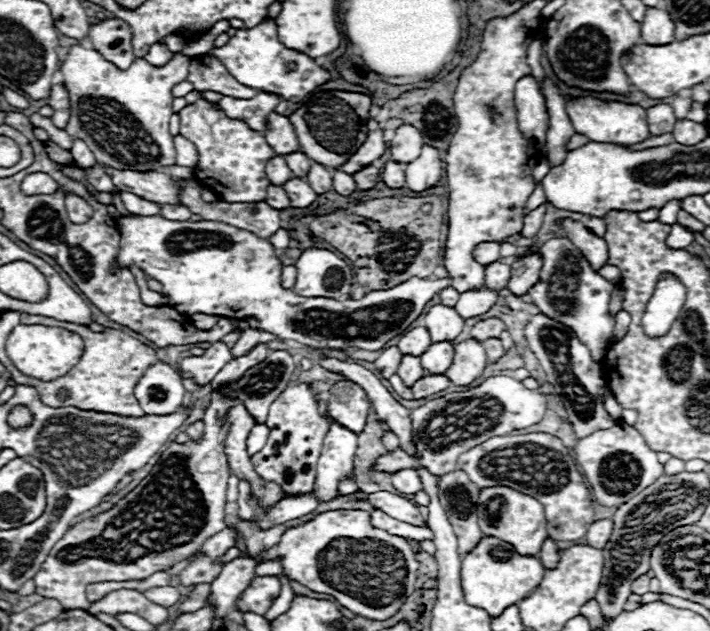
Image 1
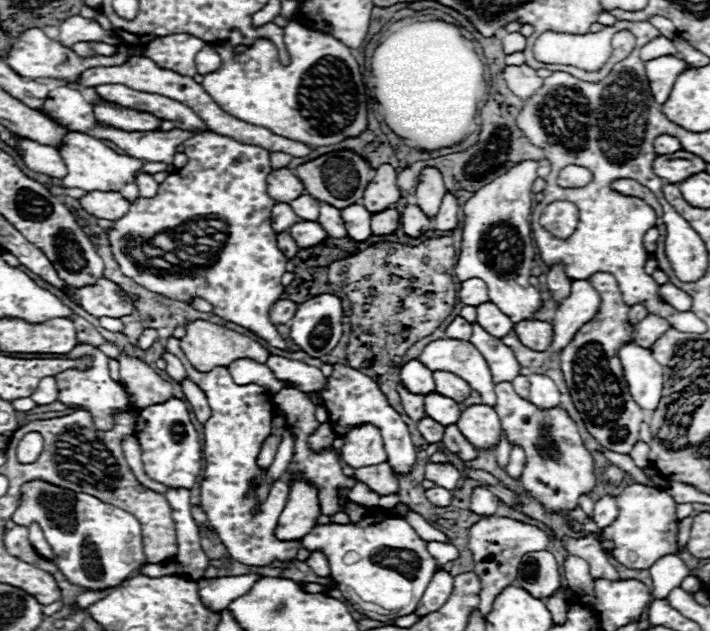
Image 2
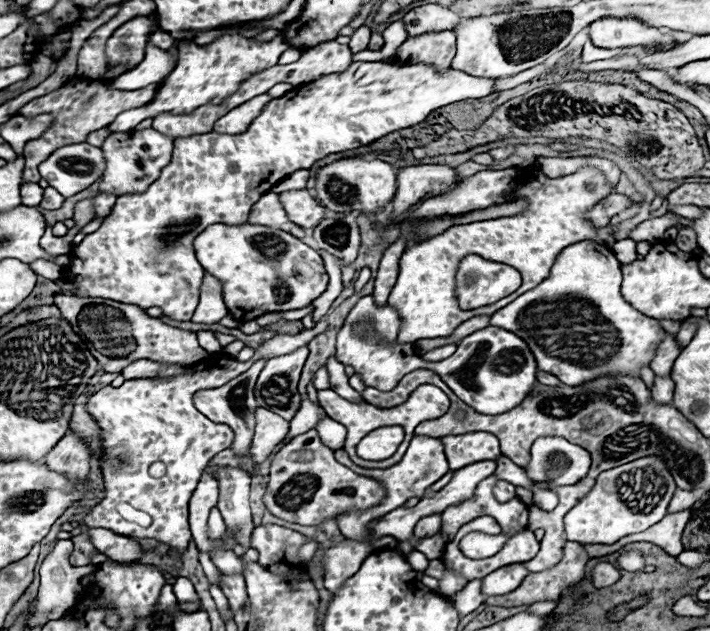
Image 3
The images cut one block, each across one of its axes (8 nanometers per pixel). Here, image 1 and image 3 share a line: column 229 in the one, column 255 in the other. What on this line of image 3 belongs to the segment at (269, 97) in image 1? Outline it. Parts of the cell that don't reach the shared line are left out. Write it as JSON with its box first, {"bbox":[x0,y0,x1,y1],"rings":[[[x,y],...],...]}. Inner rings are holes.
{"bbox":[214,94,270,134],"rings":[[[262,94],[262,96],[256,96],[254,100],[248,100],[246,104],[240,104],[238,108],[230,110],[226,116],[222,116],[220,120],[214,122],[214,132],[218,132],[218,134],[244,132],[246,124],[250,124],[250,120],[254,120],[254,116],[258,116],[258,112],[266,106],[266,100],[270,100],[270,96]]]}

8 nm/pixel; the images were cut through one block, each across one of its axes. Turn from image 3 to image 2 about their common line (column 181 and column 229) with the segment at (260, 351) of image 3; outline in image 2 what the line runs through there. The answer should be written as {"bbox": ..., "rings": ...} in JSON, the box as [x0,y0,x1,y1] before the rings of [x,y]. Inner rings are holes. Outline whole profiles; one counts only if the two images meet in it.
{"bbox":[166,338,300,566],"rings":[[[168,338],[166,352],[176,354],[182,360],[188,378],[194,380],[202,388],[202,392],[206,394],[208,404],[212,408],[212,416],[204,424],[204,462],[206,462],[206,466],[204,466],[202,482],[200,482],[200,508],[206,512],[210,526],[218,532],[218,536],[220,536],[222,544],[228,548],[230,556],[234,556],[234,560],[238,560],[242,564],[248,564],[248,566],[268,566],[274,560],[280,560],[280,562],[282,560],[294,560],[296,552],[300,548],[300,540],[278,540],[276,538],[278,518],[280,518],[280,514],[282,514],[282,510],[284,510],[284,506],[288,502],[288,494],[290,494],[288,484],[282,482],[282,480],[276,480],[272,484],[270,492],[268,492],[268,498],[260,504],[260,510],[252,512],[256,508],[258,484],[268,474],[268,470],[262,470],[256,464],[256,458],[260,454],[260,448],[262,448],[264,440],[272,434],[272,418],[276,416],[276,408],[274,408],[270,392],[264,390],[262,386],[256,386],[256,384],[246,384],[246,386],[234,384],[232,376],[228,374],[228,368],[224,368],[224,366],[218,366],[212,372],[198,372],[188,362],[188,358],[184,356],[178,338]]]}

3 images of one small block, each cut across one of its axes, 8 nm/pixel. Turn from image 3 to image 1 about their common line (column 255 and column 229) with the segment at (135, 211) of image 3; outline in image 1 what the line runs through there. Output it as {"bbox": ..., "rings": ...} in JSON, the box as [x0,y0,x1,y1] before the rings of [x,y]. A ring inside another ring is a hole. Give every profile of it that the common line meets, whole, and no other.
{"bbox":[180,100,274,202],"rings":[[[198,100],[180,112],[180,134],[198,150],[194,178],[226,202],[264,202],[270,180],[264,172],[274,150],[260,132],[250,130],[242,120],[230,120],[206,100]]]}

